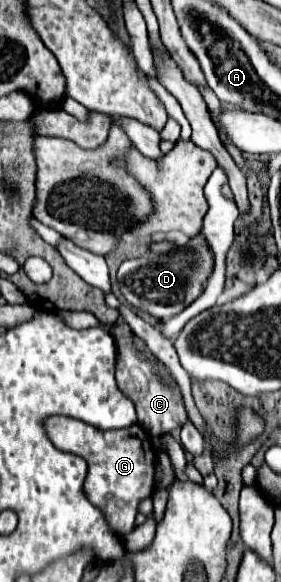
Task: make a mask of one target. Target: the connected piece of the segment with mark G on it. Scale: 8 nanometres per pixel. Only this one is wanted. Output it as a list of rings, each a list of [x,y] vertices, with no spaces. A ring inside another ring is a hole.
[[[50,416],[46,420],[46,432],[58,450],[82,456],[88,462],[88,476],[84,482],[88,500],[98,510],[102,510],[114,534],[128,534],[134,528],[138,502],[152,496],[154,490],[156,452],[152,448],[150,436],[142,430],[142,426],[134,424],[120,430],[98,430],[90,424],[84,424],[82,420],[68,416]]]

